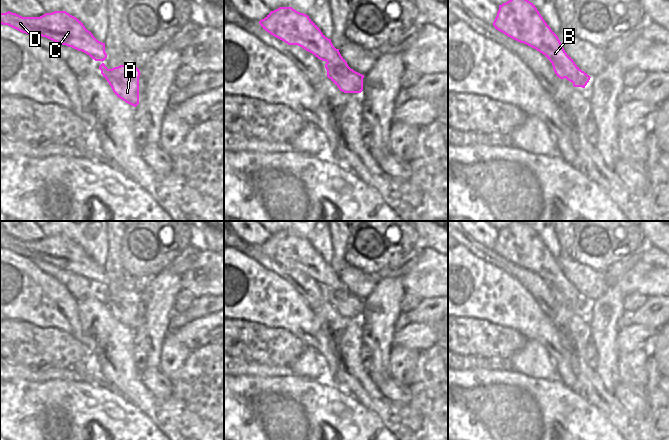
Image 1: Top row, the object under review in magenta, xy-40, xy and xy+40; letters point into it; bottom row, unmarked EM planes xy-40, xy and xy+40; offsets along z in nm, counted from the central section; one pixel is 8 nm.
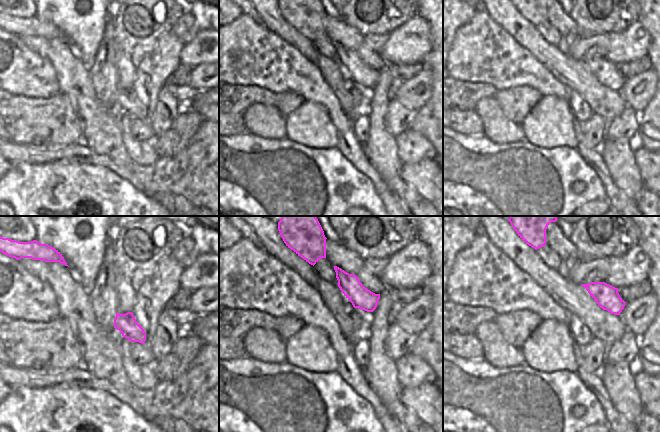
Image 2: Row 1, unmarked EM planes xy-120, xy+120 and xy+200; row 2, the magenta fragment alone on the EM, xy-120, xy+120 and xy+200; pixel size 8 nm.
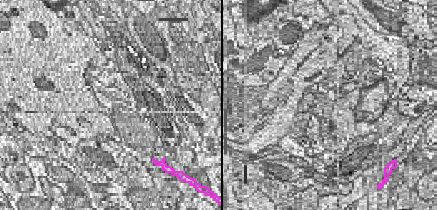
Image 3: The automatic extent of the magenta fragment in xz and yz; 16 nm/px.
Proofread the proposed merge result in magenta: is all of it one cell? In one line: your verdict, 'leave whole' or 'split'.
split

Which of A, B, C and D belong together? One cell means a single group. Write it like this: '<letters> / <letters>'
A / B C D

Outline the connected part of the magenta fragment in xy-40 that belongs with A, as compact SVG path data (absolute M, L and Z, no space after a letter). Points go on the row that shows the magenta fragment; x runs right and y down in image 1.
M102 63L99 69L117 97L134 107L139 104L139 77L141 73L137 67L120 65L108 69Z

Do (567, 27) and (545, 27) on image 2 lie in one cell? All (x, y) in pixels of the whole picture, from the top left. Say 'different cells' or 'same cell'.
different cells

